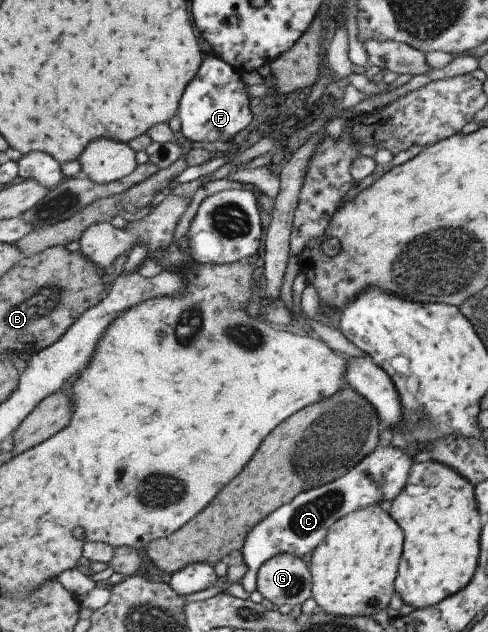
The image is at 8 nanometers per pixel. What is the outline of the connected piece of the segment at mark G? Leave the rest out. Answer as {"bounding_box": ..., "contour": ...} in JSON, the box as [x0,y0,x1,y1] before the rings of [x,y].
{"bounding_box":[258,554,314,609],"contour":[[[279,554],[267,560],[258,572],[258,592],[275,606],[290,605],[294,609],[311,599],[314,576],[299,556]]]}

